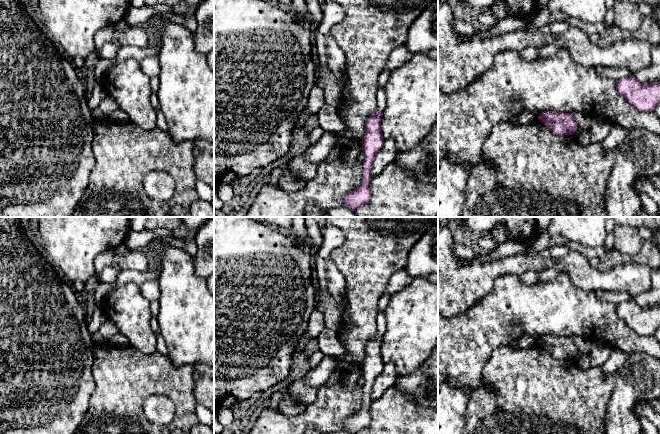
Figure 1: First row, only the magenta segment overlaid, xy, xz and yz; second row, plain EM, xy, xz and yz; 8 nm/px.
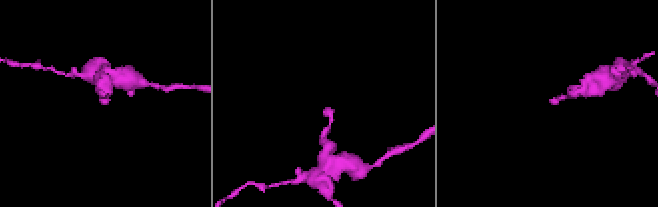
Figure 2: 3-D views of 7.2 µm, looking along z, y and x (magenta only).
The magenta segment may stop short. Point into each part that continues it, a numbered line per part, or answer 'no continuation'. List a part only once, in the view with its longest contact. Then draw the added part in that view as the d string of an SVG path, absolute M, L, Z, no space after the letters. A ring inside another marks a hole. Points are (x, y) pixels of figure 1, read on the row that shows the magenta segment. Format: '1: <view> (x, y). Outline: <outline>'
no continuation

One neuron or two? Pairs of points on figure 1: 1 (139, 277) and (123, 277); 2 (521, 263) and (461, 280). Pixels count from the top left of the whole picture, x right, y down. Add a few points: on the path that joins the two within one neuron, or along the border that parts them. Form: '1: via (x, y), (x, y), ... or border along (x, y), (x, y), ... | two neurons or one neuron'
1: via (135, 277), (127, 277) | one neuron
2: via (506, 265), (487, 272), (476, 280) | one neuron

